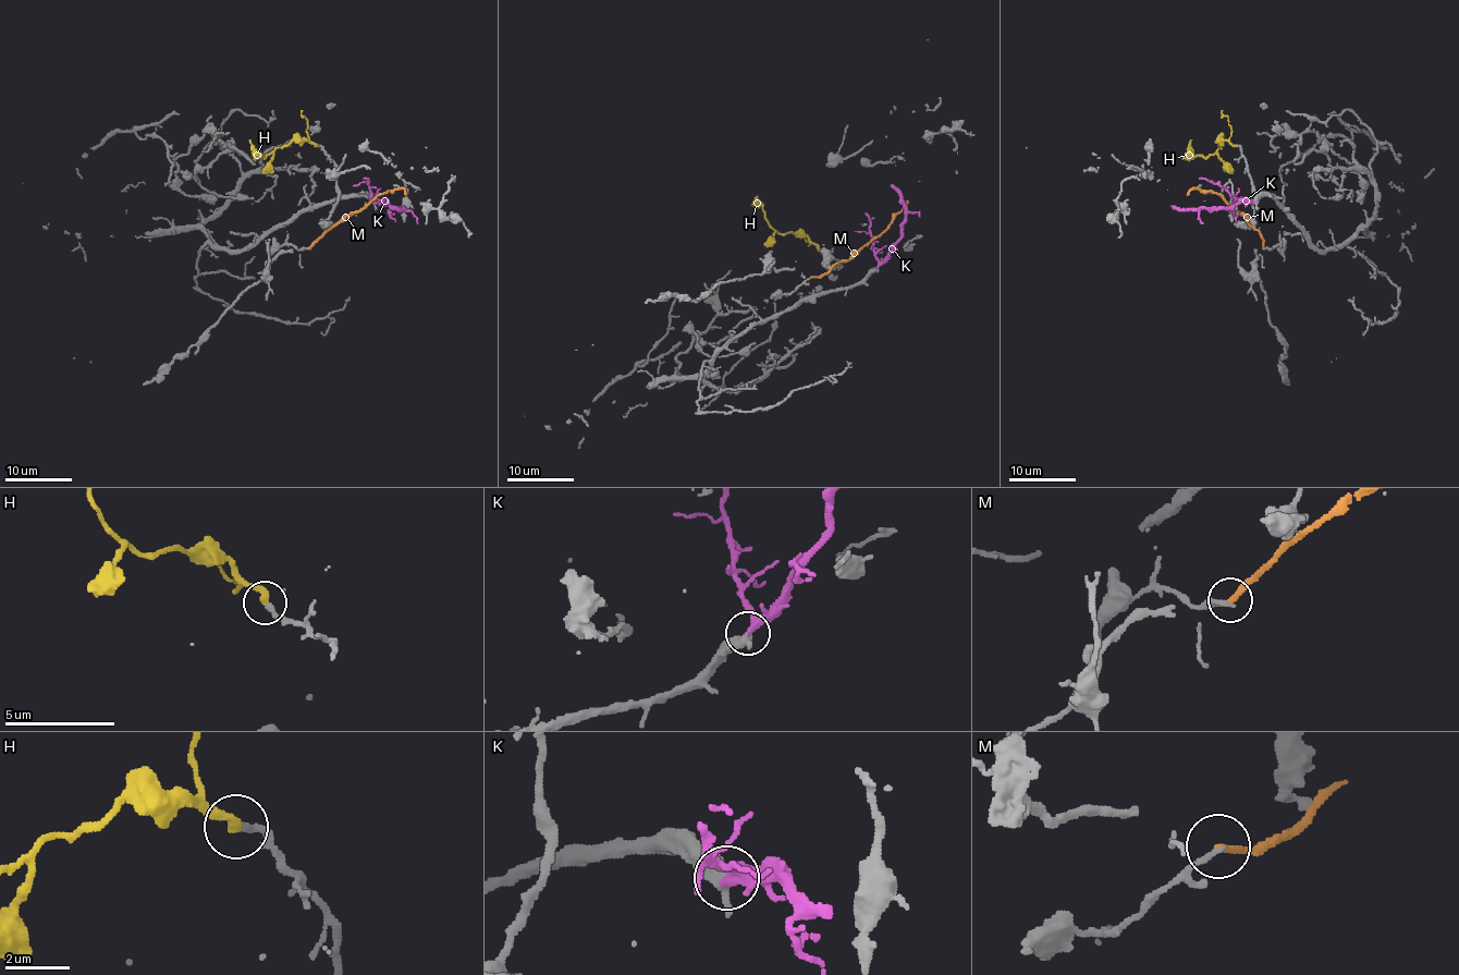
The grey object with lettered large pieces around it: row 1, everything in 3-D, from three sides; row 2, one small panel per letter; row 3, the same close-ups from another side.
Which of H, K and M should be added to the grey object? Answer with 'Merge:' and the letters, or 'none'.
Merge: H, K

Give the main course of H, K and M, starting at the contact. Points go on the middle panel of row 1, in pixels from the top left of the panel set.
H: (818, 248), (797, 233), (779, 233), (769, 223), (762, 208), (752, 205)
K: (878, 267), (899, 239), (904, 220), (903, 196), (891, 184)
M: (810, 277), (825, 275), (838, 261), (846, 261), (879, 234), (907, 199)

